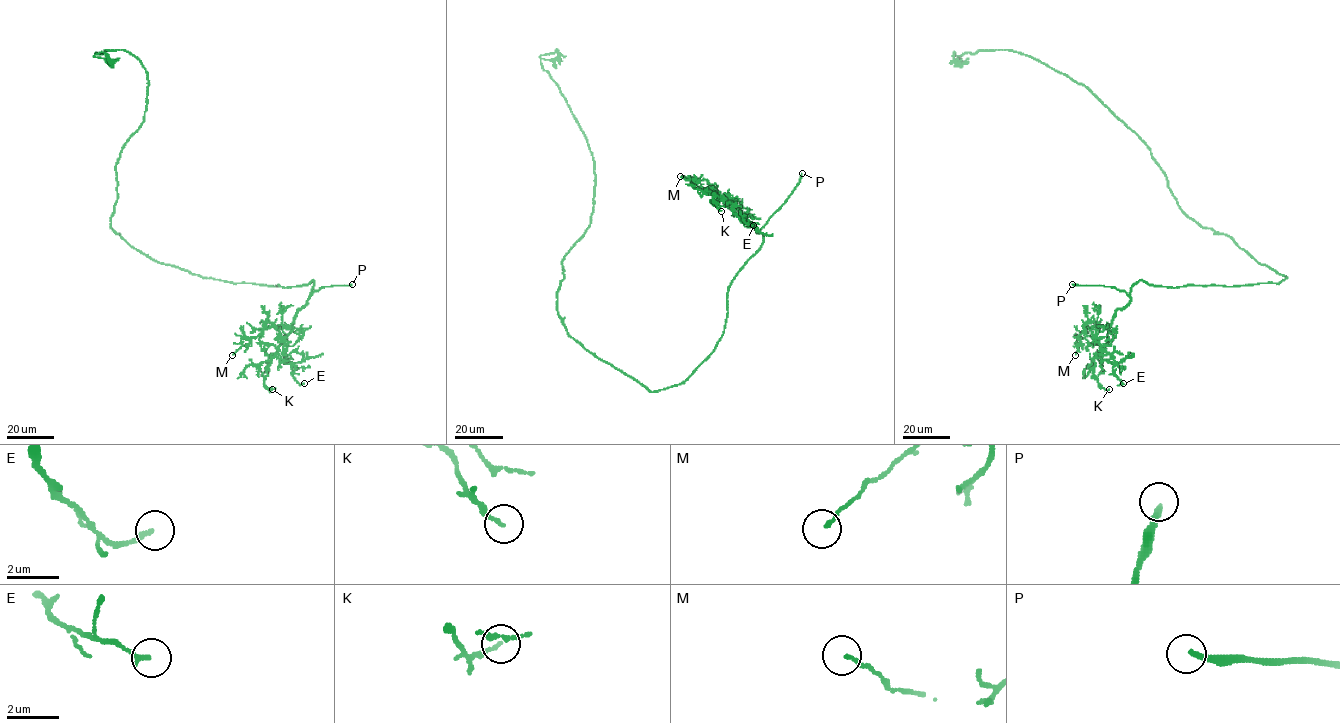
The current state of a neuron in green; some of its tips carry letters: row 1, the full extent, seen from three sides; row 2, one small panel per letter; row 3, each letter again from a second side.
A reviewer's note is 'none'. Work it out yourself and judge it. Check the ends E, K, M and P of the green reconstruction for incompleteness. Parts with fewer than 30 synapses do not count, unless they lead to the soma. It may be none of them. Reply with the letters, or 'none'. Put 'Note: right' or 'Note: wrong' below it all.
P
Note: wrong

